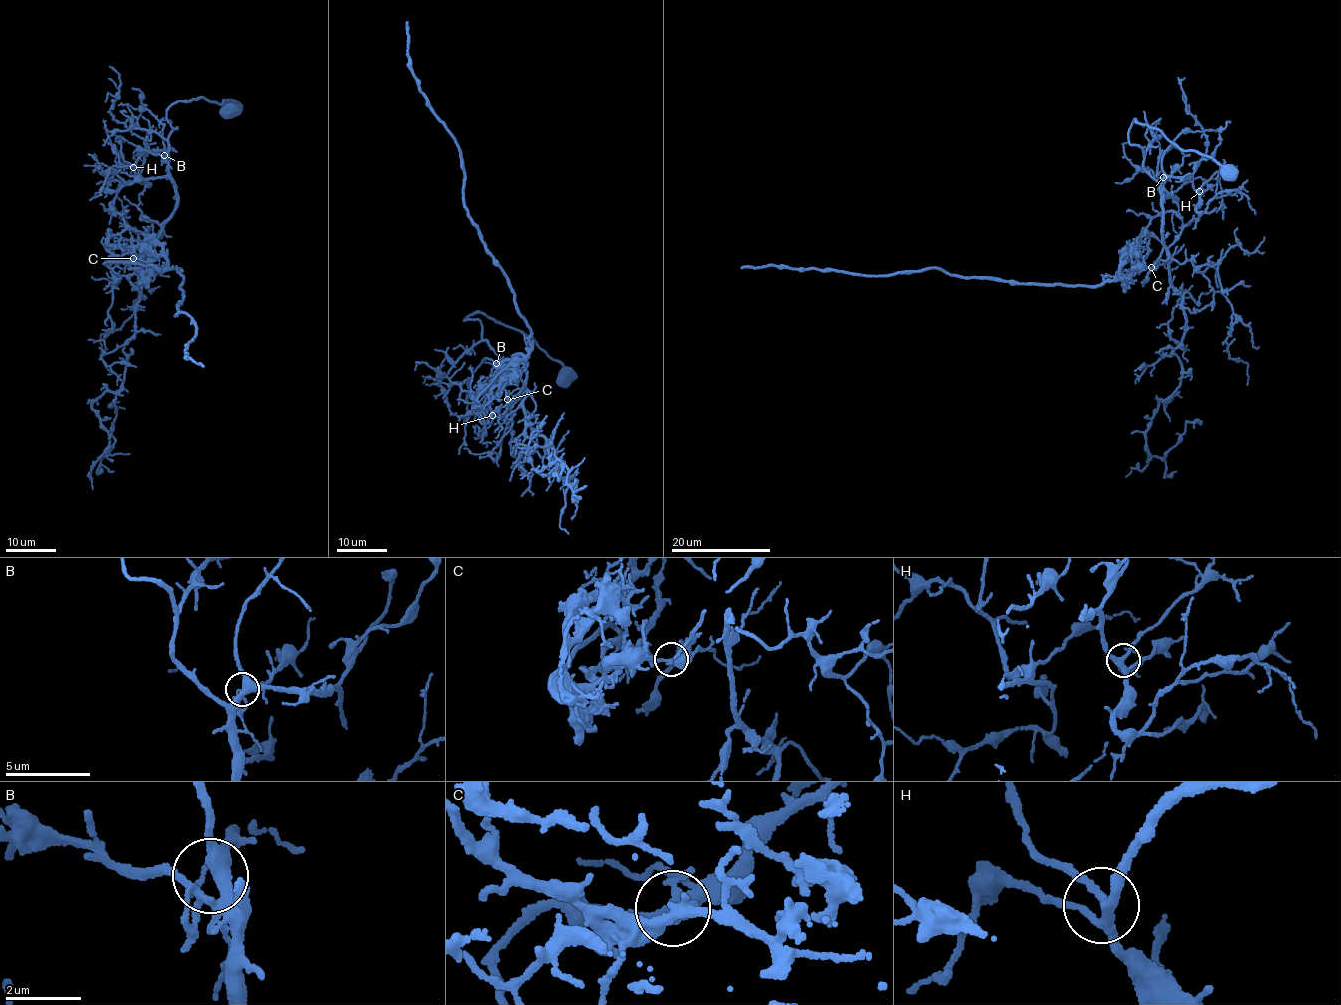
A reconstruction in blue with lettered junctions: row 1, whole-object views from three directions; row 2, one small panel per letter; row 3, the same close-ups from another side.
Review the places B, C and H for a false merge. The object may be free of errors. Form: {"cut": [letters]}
{"cut": ["C"]}

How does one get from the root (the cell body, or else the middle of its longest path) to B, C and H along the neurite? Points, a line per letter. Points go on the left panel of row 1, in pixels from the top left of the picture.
B: (233, 107), (232, 100), (175, 102), (166, 119), (177, 128), (168, 136), (168, 160), (164, 155)
C: (233, 107), (201, 97), (167, 110), (177, 128), (167, 155), (176, 209), (133, 258)
H: (233, 107), (232, 100), (175, 102), (168, 160), (166, 149), (152, 149), (133, 167)

